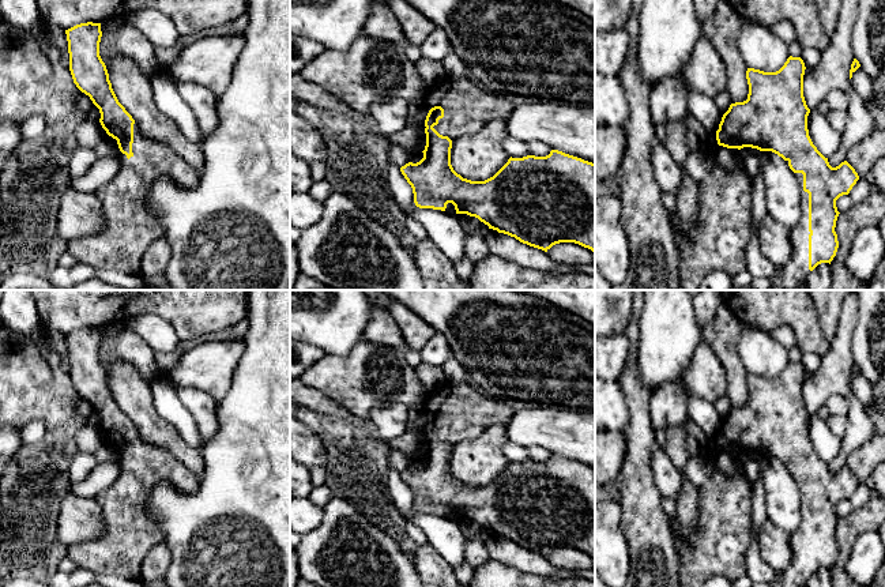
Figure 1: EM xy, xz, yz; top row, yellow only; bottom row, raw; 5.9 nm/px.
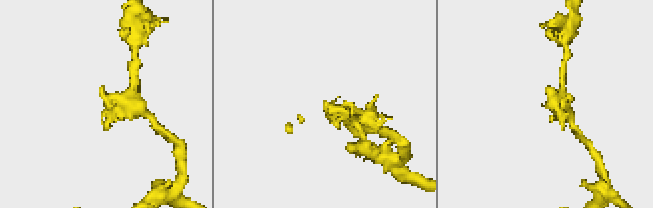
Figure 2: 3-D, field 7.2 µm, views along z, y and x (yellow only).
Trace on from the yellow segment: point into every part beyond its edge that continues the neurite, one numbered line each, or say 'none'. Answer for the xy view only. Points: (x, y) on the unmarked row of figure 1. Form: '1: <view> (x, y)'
1: xy (128, 534)

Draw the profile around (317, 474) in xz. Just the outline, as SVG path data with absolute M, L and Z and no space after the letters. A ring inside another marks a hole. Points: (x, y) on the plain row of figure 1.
M312 467L310 471L310 482L313 486L321 486L325 483L327 471L325 467Z

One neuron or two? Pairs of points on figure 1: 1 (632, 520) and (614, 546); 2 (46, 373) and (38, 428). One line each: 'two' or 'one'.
1: two
2: two

